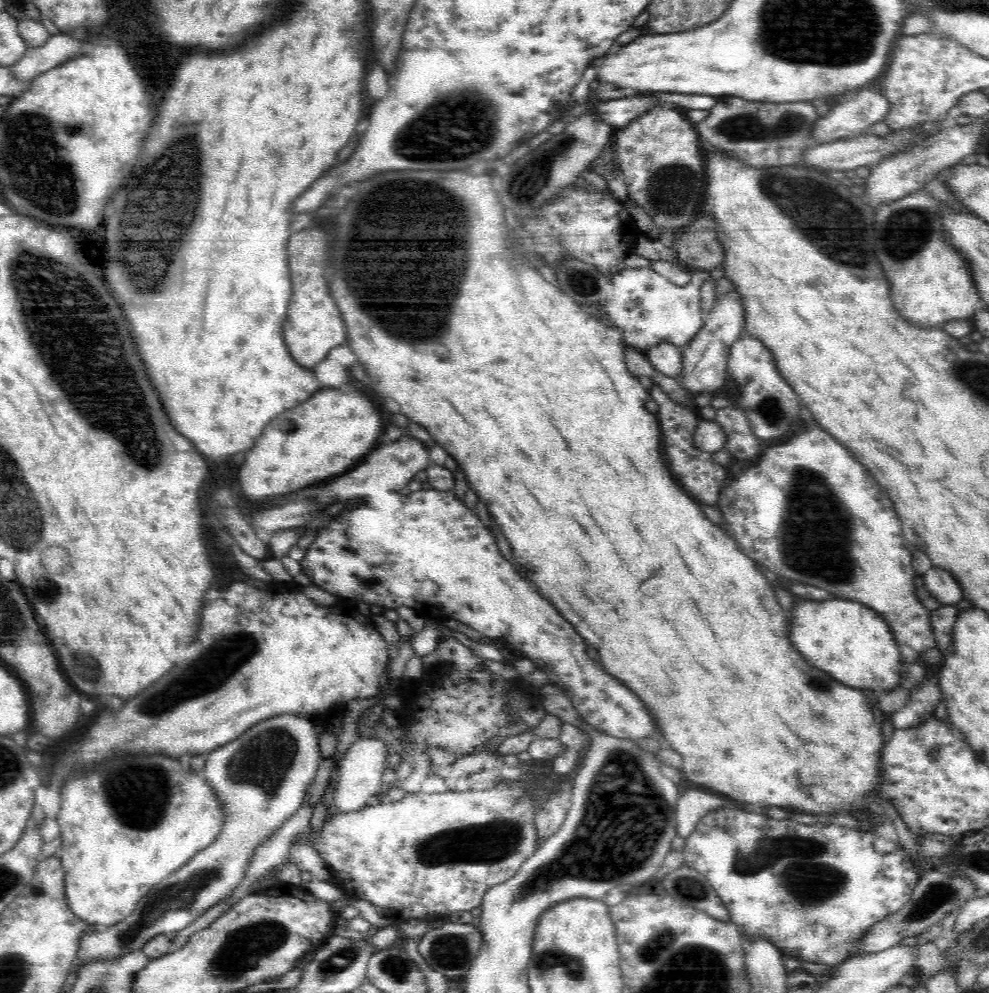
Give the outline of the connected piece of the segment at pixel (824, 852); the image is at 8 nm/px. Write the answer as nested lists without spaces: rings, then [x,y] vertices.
[[[738,808],[719,809],[706,814],[700,818],[696,825],[696,830],[685,840],[683,850],[684,864],[693,868],[706,877],[708,883],[718,893],[722,902],[726,905],[730,913],[730,922],[734,923],[742,931],[745,940],[765,940],[773,946],[778,947],[784,957],[798,957],[805,963],[806,968],[810,968],[819,973],[828,973],[842,964],[850,956],[856,956],[855,952],[864,938],[865,932],[876,922],[886,918],[889,914],[900,910],[912,897],[912,892],[918,884],[920,878],[918,870],[912,863],[913,857],[903,849],[899,849],[896,843],[888,841],[871,831],[862,832],[860,830],[849,830],[846,827],[835,825],[804,825],[794,819],[776,820],[768,817],[767,814],[757,812],[746,812]]]

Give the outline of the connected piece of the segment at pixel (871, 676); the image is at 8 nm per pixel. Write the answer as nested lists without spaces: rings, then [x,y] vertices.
[[[826,600],[826,602],[800,602],[794,610],[794,622],[790,640],[798,648],[802,656],[808,656],[806,660],[834,676],[834,680],[854,686],[856,689],[867,692],[890,692],[894,691],[900,684],[905,674],[903,654],[906,652],[894,639],[891,628],[870,608],[866,608],[860,602],[852,600]]]

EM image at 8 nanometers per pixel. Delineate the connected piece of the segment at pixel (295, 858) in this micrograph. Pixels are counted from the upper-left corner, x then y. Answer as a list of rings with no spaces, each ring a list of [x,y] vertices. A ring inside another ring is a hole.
[[[293,842],[288,863],[294,863],[300,870],[310,872],[315,880],[327,882],[331,880],[331,874],[326,862],[318,856],[311,842]]]

